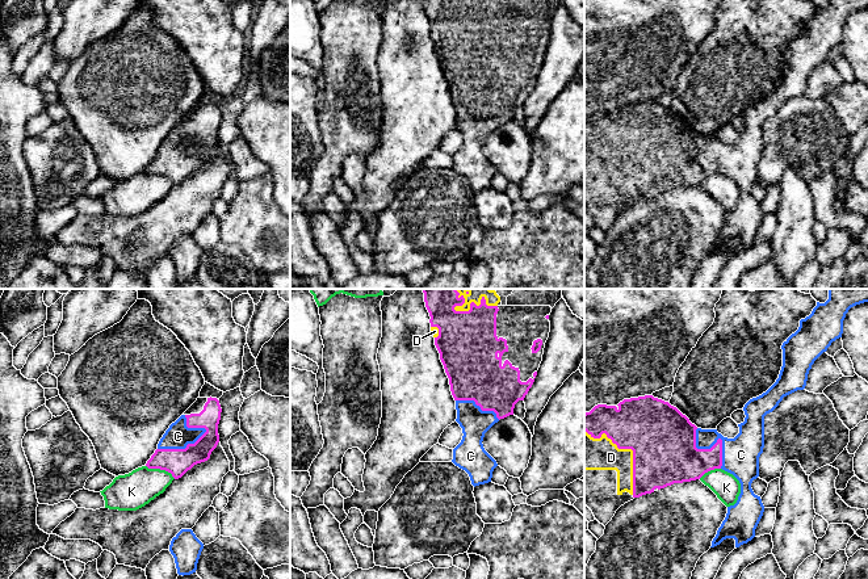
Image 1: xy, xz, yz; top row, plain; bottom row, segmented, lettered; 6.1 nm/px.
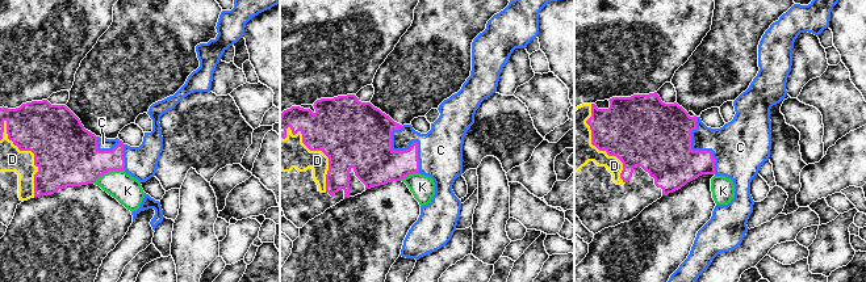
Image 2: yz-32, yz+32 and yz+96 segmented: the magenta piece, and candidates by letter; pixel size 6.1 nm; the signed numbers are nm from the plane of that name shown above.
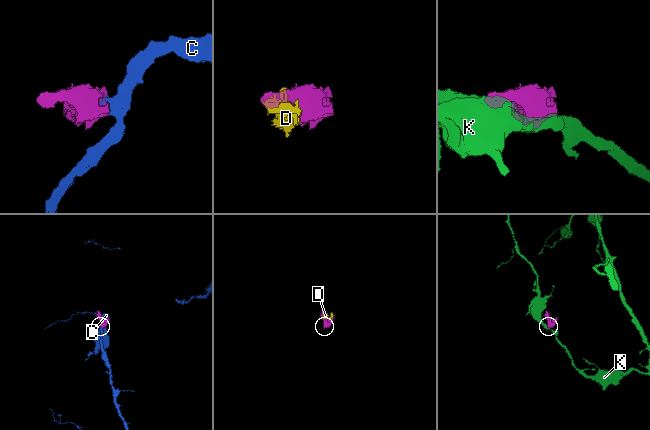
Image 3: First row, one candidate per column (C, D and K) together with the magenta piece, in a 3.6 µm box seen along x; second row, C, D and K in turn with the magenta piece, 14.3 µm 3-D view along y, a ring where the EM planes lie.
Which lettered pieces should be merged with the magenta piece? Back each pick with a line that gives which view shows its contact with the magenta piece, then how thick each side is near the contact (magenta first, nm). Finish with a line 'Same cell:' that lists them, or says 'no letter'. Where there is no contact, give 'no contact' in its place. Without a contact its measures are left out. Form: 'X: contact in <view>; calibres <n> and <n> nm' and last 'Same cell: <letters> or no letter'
C: contact in xy; calibres 160 and 160 nm
D: contact in yz; calibres 400 and 190 nm
Same cell: C, D

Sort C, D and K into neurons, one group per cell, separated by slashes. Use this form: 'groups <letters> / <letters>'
groups C D / K

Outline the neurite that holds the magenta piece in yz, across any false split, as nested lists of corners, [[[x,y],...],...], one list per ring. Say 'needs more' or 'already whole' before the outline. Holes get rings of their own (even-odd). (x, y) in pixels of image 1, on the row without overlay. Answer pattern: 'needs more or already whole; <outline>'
needs more; [[[829,0],[825,9],[817,8],[812,20],[800,26],[798,35],[783,49],[783,72],[776,88],[766,98],[745,110],[746,123],[743,129],[738,130],[739,139],[734,144],[724,143],[717,135],[697,134],[676,113],[653,101],[624,105],[617,112],[597,110],[590,118],[586,118],[584,210],[592,217],[595,225],[605,232],[616,217],[634,204],[651,200],[674,189],[696,186],[710,176],[722,175],[739,186],[741,200],[737,209],[727,213],[726,223],[718,234],[710,253],[720,251],[726,244],[734,244],[735,253],[751,247],[764,218],[760,202],[755,201],[751,194],[752,186],[759,182],[759,163],[764,154],[764,122],[772,118],[784,102],[805,95],[814,67],[827,56],[833,47],[842,43],[843,26],[848,16],[864,8],[868,8],[868,0]]]

